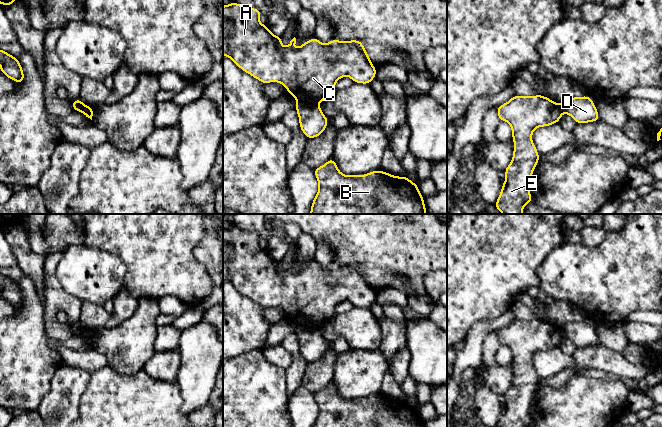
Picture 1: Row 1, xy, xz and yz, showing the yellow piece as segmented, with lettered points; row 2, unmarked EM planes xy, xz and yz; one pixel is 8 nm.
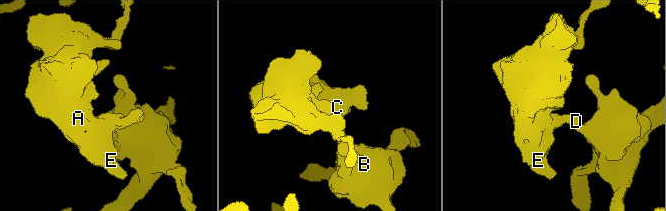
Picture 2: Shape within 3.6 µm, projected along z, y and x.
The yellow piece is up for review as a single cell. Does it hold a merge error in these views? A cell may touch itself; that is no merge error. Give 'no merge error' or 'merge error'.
merge error

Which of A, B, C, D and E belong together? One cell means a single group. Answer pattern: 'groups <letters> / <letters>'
groups A C E / B D

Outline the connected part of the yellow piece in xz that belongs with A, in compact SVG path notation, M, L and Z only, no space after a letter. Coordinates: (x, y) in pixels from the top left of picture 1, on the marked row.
M236 2L223 6L223 55L230 58L241 70L250 74L263 84L277 82L284 85L290 95L297 102L305 104L318 104L329 97L336 90L336 81L348 76L354 83L370 84L377 74L377 69L371 63L370 57L364 45L359 40L339 41L332 39L328 44L321 43L313 37L302 43L298 49L294 48L294 37L287 47L282 47L281 36L275 36L267 25L259 20L262 10L244 7Z

